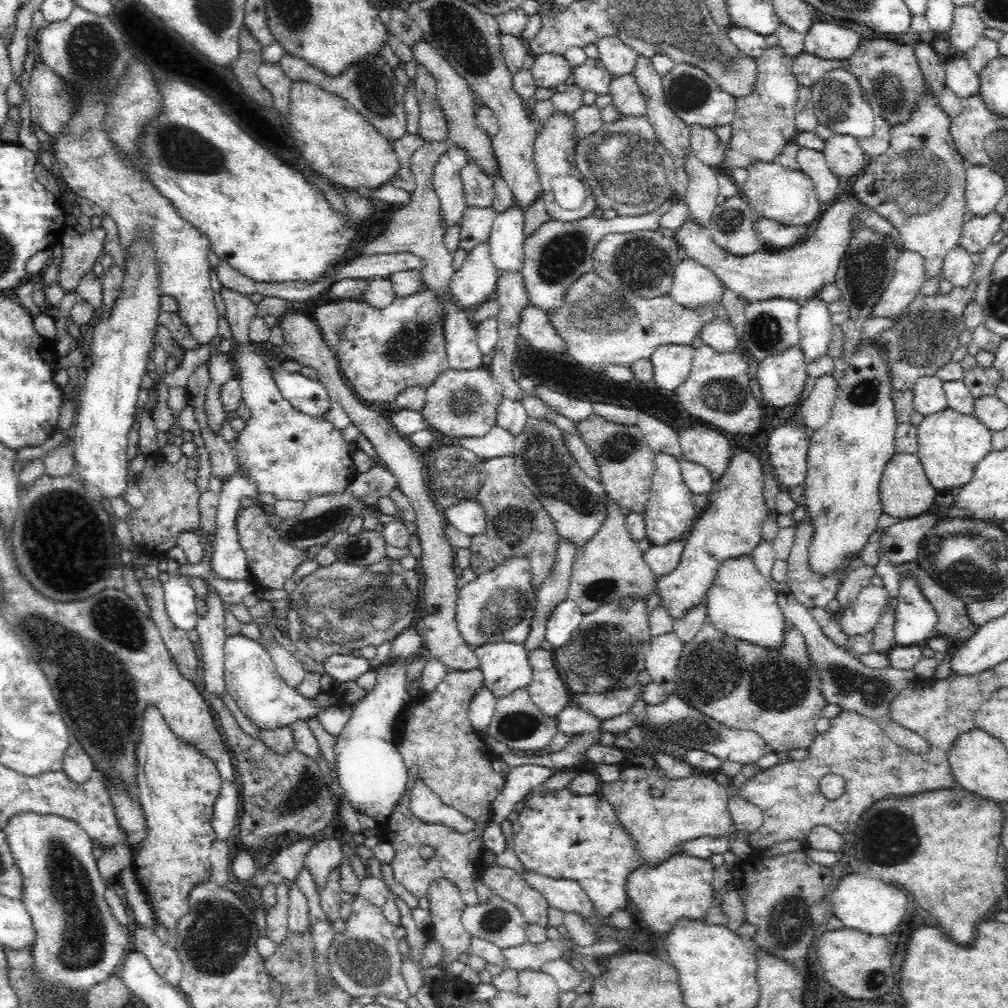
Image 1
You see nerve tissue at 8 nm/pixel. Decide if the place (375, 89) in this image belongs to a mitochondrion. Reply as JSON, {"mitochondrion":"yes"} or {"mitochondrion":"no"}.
{"mitochondrion":"yes"}

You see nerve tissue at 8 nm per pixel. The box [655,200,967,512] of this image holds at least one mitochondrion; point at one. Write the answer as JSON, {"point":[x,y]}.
{"point":[924,340]}

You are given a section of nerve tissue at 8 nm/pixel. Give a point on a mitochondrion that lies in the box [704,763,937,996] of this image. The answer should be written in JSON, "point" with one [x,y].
{"point":[887,833]}

